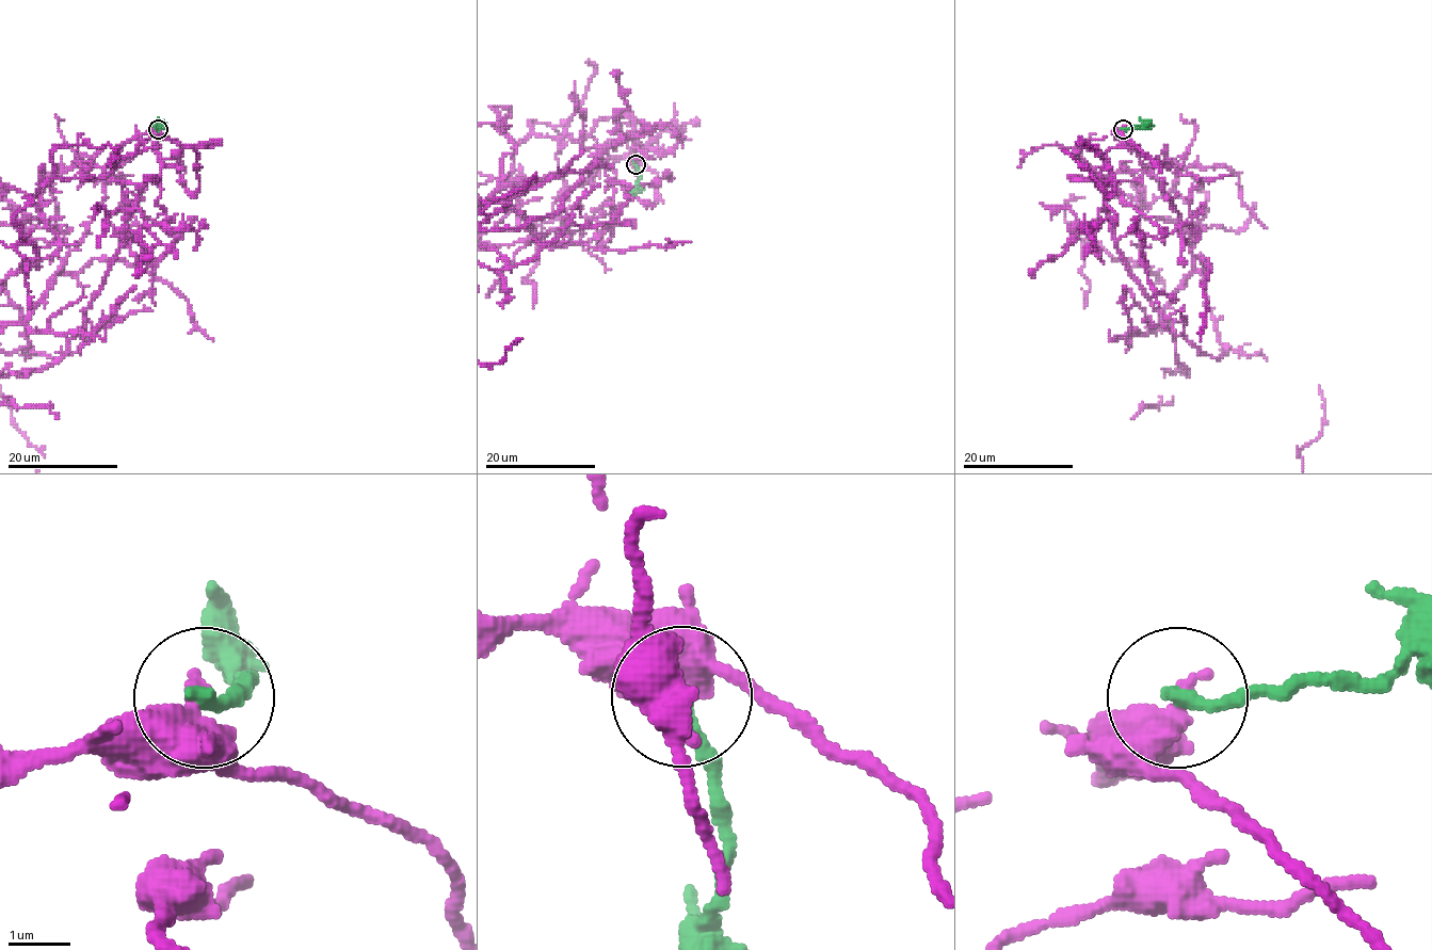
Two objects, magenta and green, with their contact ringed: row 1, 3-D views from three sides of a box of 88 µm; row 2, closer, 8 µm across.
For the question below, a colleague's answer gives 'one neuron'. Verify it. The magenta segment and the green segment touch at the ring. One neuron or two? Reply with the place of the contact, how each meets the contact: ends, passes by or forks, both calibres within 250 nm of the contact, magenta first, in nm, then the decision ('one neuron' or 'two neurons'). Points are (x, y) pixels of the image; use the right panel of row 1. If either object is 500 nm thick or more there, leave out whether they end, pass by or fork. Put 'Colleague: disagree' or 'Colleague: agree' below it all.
at (1123, 129); 600 nm thick on the magenta side, 240 nm on the other; two neurons
Colleague: disagree

